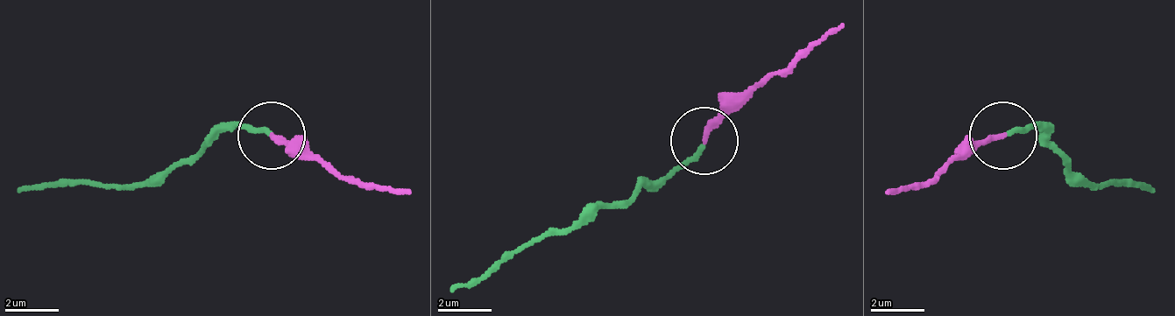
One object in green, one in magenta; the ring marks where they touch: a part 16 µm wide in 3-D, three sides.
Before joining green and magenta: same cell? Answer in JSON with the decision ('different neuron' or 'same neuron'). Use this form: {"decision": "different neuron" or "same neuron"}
{"decision": "same neuron"}

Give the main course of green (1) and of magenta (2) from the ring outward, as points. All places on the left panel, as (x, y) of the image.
1: (266, 136), (226, 130), (145, 184), (98, 184), (17, 191)
2: (273, 136), (307, 143), (341, 178), (408, 191)

